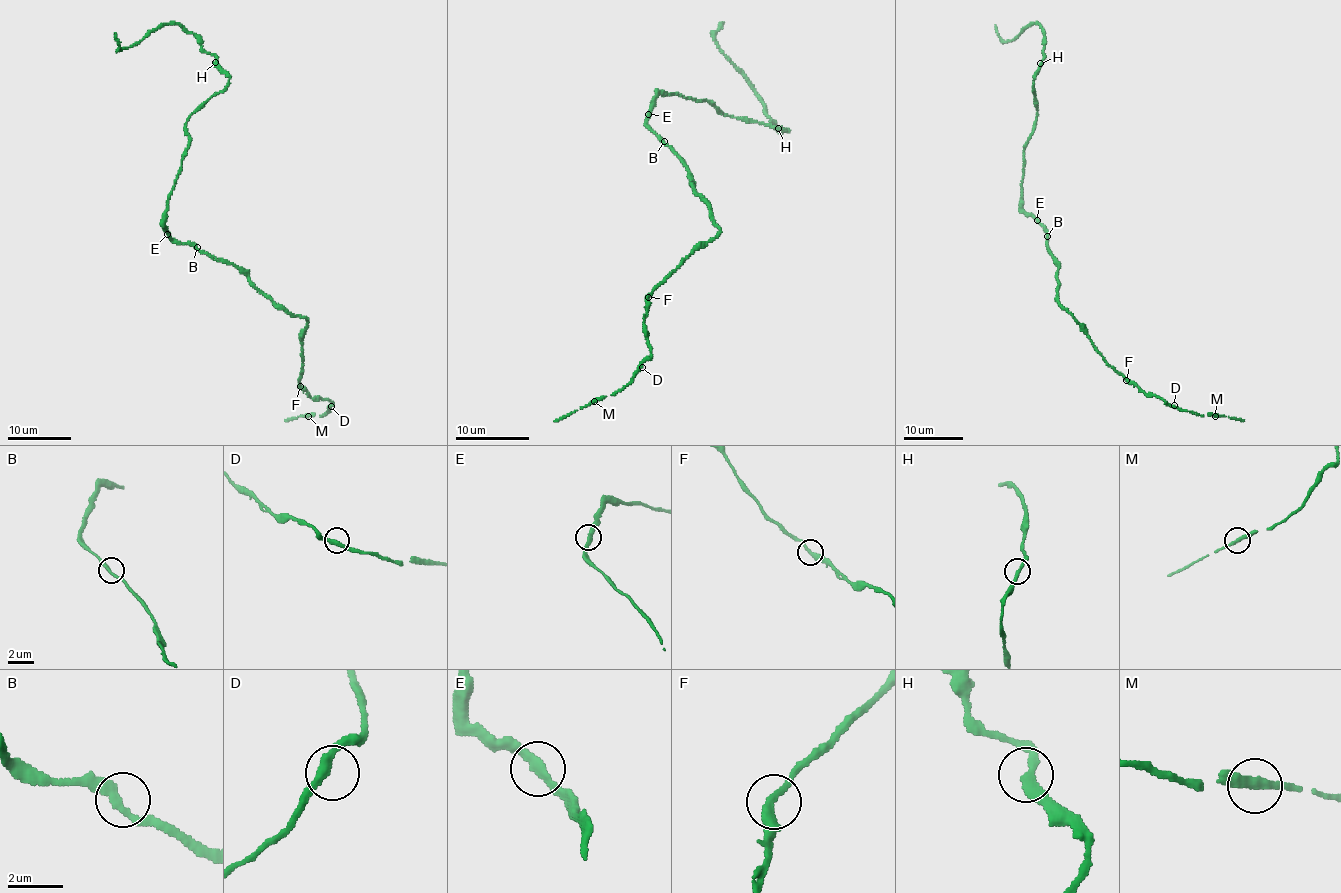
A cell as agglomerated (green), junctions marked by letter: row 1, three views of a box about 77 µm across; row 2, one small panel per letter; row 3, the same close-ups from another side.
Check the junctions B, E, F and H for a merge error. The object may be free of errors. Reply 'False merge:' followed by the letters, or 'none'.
False merge: none

